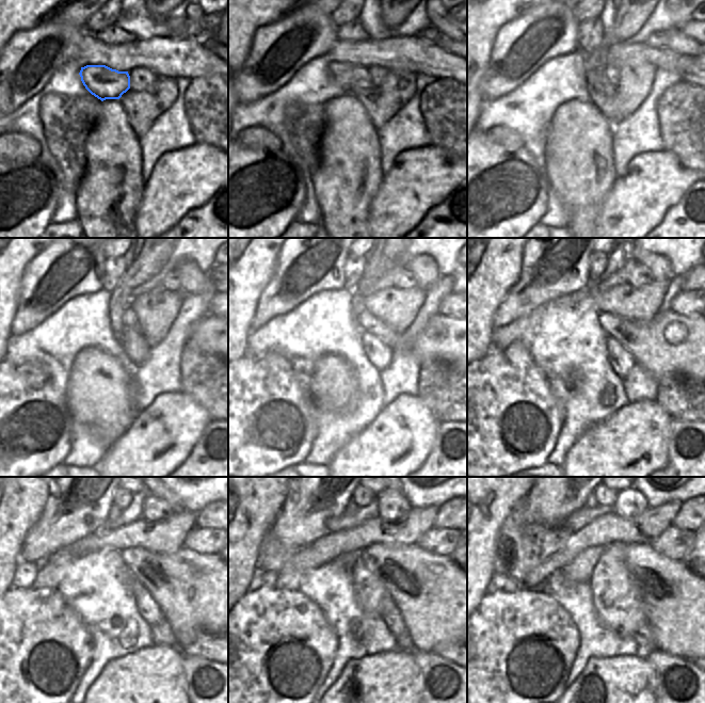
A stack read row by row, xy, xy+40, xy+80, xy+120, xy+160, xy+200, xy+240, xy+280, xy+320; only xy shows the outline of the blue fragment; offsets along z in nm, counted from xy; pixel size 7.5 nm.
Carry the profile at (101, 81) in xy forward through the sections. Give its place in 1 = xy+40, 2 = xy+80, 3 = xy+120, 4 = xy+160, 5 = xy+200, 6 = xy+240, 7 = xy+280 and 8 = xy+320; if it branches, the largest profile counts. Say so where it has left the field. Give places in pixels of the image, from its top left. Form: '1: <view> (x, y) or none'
1: xy+40 (348, 77)
2: xy+80 (597, 86)
3: xy+120 (133, 344)
4: xy+160 (380, 355)
5: xy+200 (622, 362)
6: xy+240 (146, 606)
7: xy+280 (388, 611)
8: xy+320 (643, 636)

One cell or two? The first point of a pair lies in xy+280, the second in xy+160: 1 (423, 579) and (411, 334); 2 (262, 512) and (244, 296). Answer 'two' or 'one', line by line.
1: two
2: one

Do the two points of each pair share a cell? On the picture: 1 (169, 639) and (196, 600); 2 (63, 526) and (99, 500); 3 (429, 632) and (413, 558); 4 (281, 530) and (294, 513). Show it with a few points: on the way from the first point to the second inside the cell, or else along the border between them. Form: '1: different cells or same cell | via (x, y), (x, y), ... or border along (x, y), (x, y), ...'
1: different cells | border along (164, 619), (177, 644)
2: same cell | via (73, 516), (84, 505), (91, 505)
3: same cell | via (429, 613), (429, 597), (419, 576)
4: same cell | via (285, 526), (293, 517)

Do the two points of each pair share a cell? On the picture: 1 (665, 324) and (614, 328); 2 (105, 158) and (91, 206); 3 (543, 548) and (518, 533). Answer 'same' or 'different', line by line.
1: same
2: same
3: same

